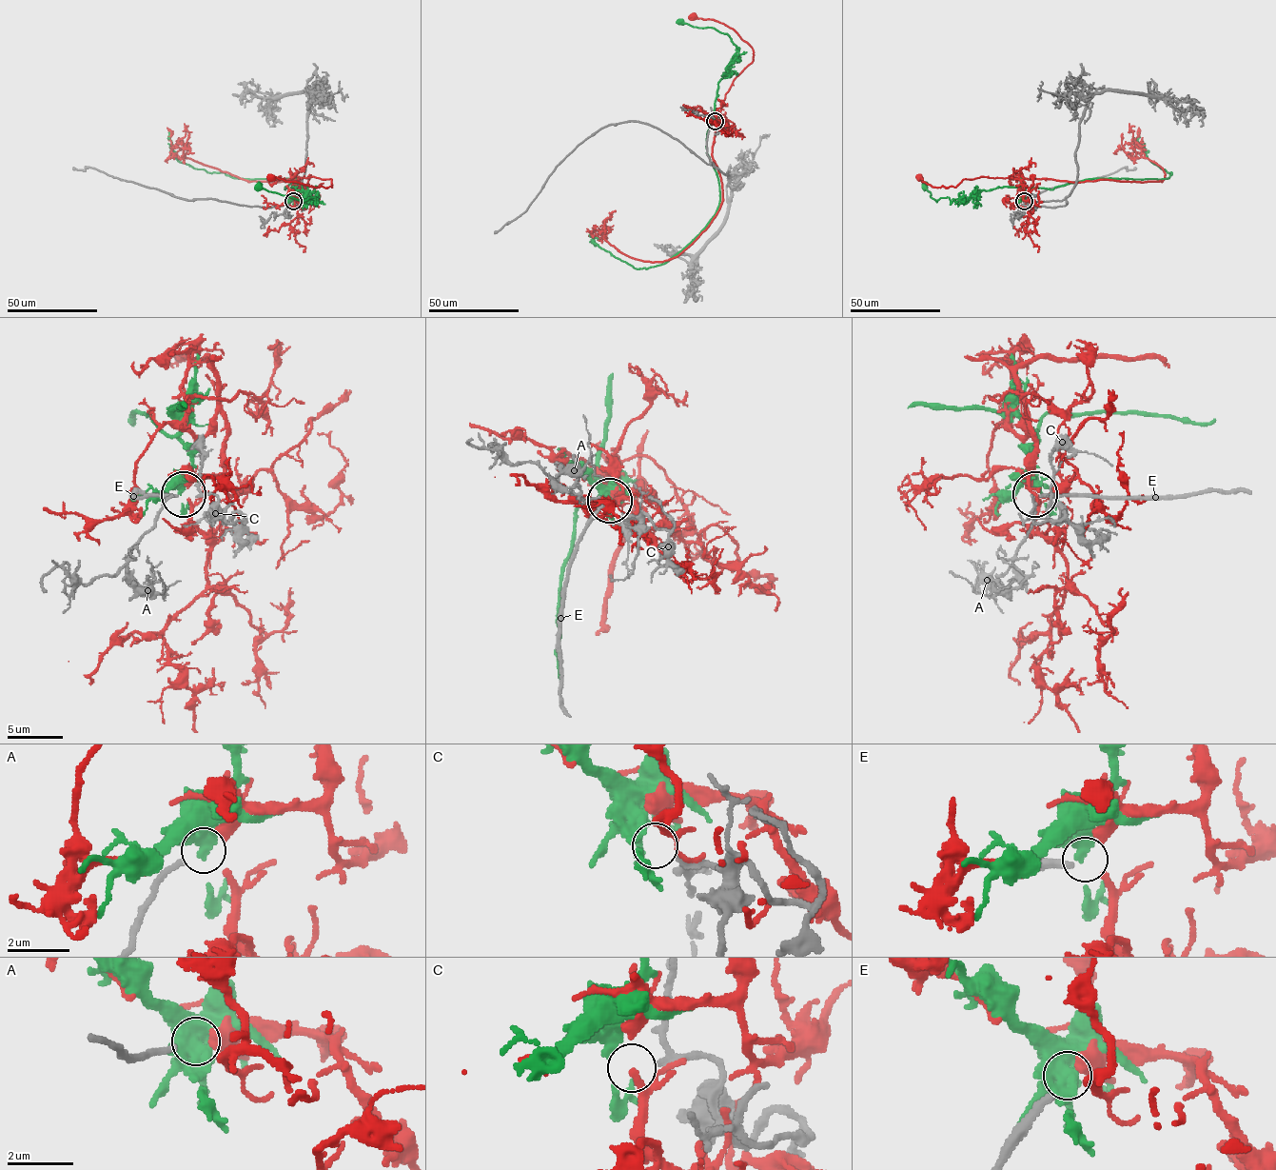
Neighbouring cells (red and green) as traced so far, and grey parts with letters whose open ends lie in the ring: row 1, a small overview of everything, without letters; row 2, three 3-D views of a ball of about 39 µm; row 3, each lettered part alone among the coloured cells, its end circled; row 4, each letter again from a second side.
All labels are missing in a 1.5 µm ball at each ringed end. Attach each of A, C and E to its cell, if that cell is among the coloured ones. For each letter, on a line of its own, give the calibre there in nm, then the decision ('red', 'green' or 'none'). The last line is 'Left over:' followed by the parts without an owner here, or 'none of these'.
A: 180 nm thick; red
C: 160 nm thick; green
E: 240 nm thick; none
Left over: E

